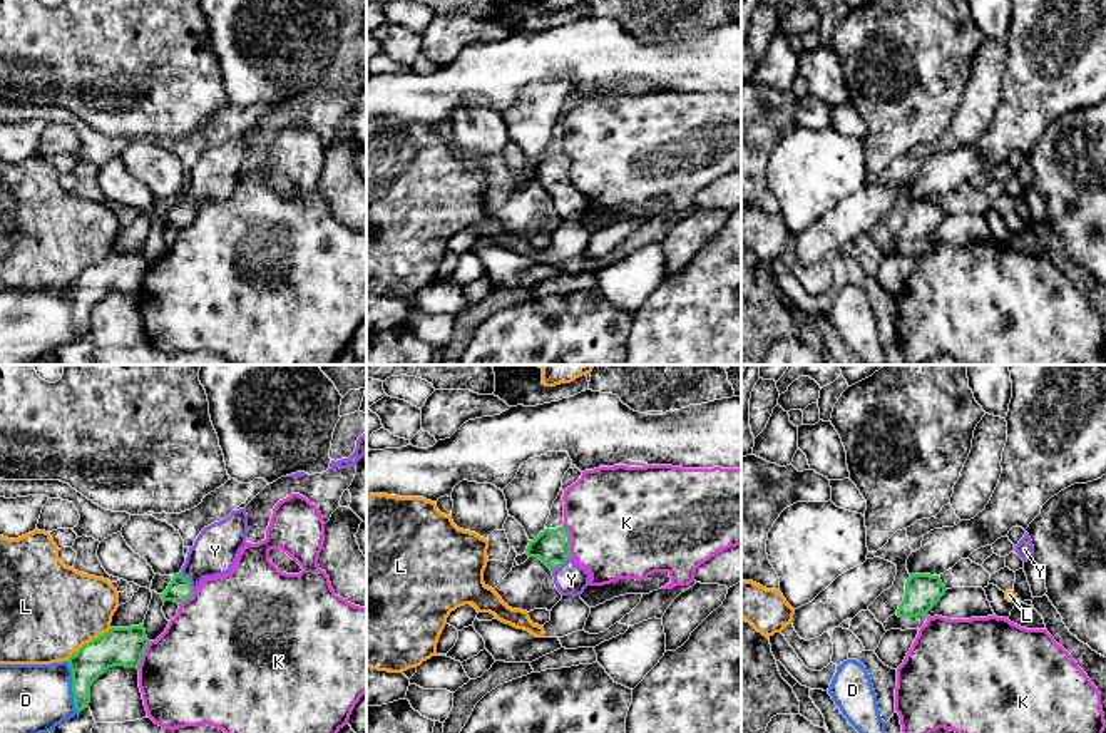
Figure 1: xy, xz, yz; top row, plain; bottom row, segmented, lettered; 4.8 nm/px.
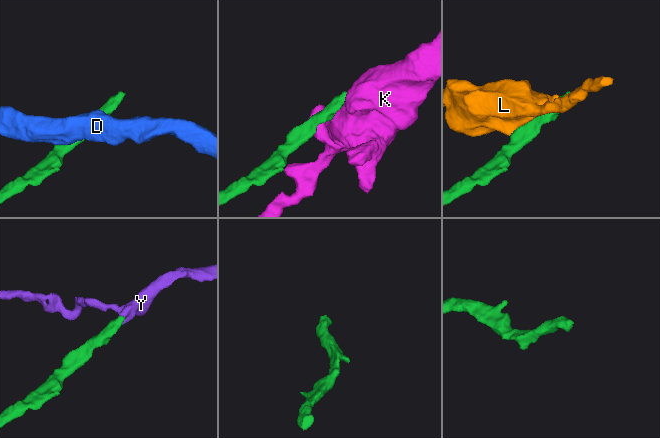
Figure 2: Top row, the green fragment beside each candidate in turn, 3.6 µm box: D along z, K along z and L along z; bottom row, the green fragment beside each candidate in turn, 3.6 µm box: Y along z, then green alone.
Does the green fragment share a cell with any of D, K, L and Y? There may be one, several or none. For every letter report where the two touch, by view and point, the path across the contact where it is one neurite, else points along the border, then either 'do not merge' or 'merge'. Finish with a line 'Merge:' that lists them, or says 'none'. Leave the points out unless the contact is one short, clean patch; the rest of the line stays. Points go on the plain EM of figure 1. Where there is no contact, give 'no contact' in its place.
D: contact xy (72, 312); do not merge
K: contact xz (569, 168); do not merge
L: contact xy (91, 266); do not merge
Y: contact xy (189, 208); way xy (179, 215), (189, 208), (191, 199), (215, 176); merge
Merge: Y

